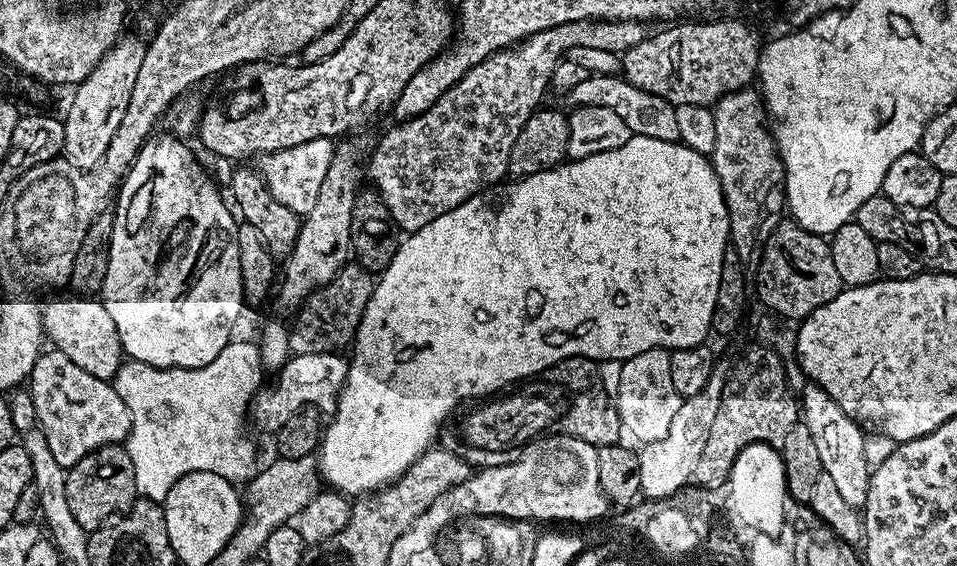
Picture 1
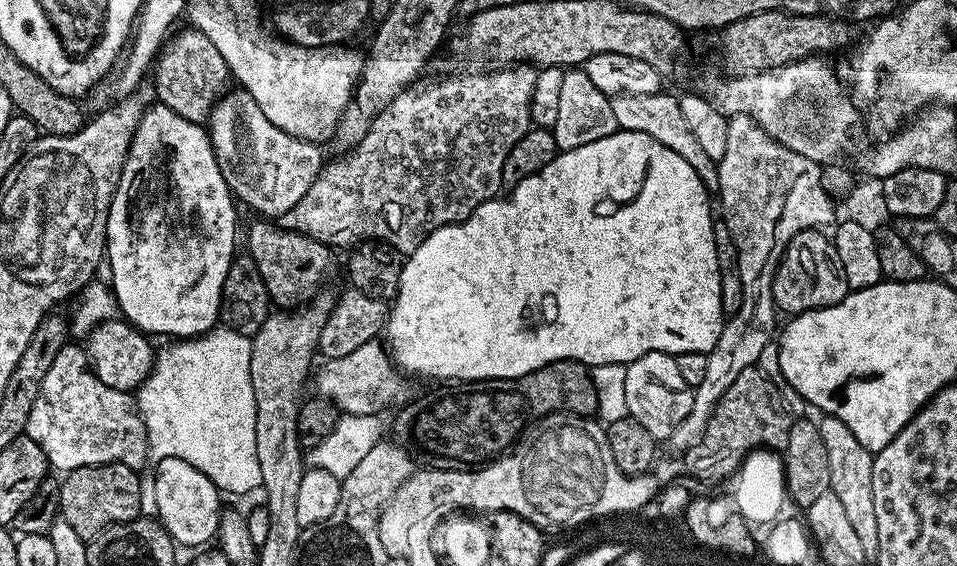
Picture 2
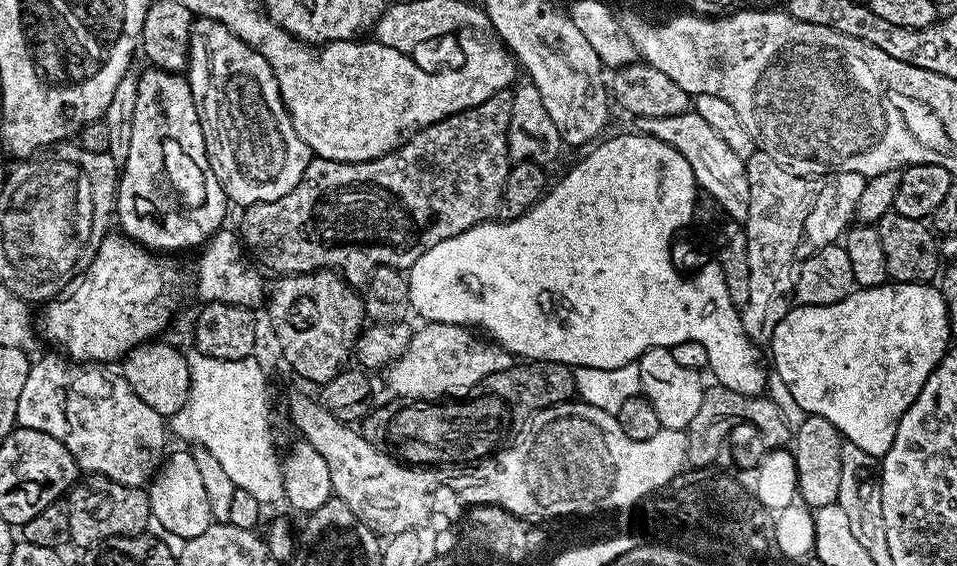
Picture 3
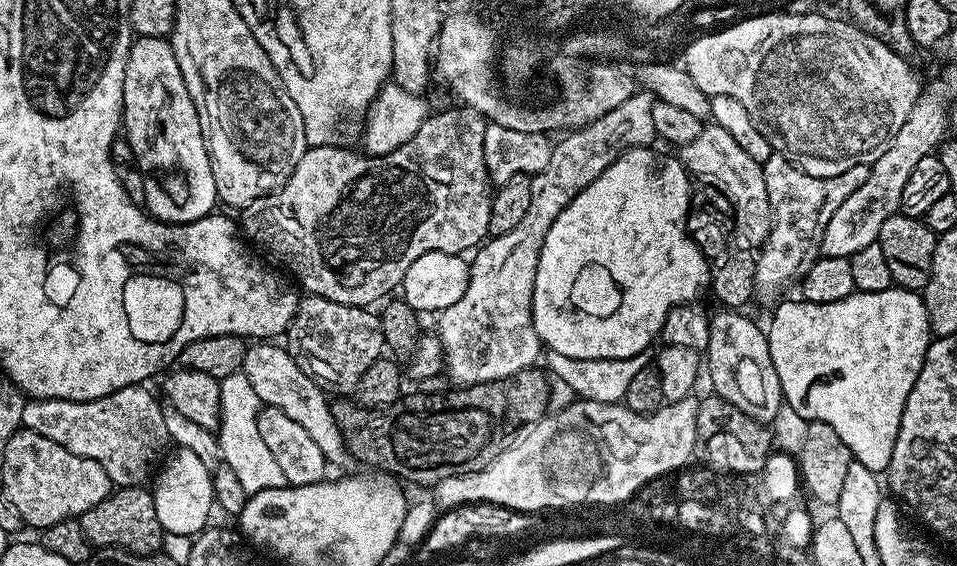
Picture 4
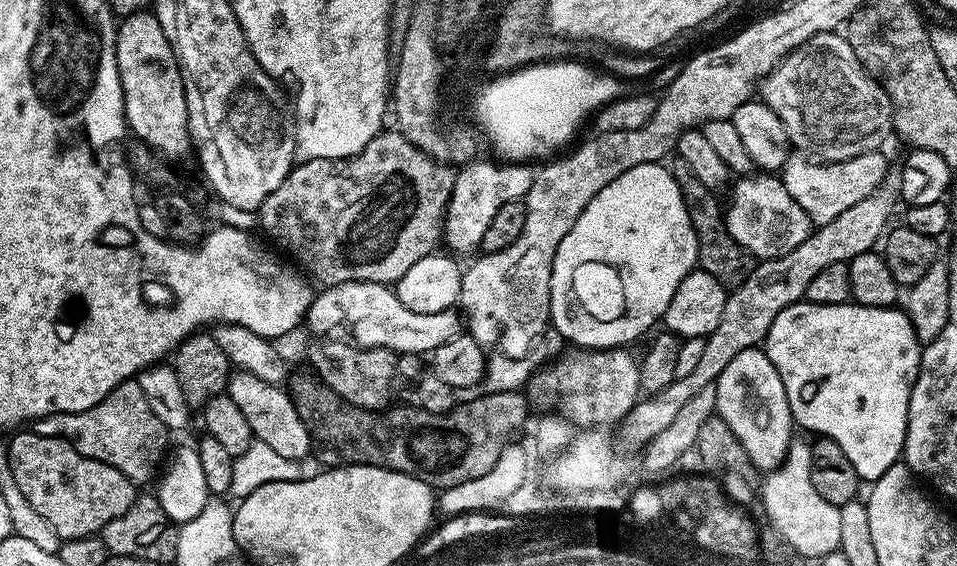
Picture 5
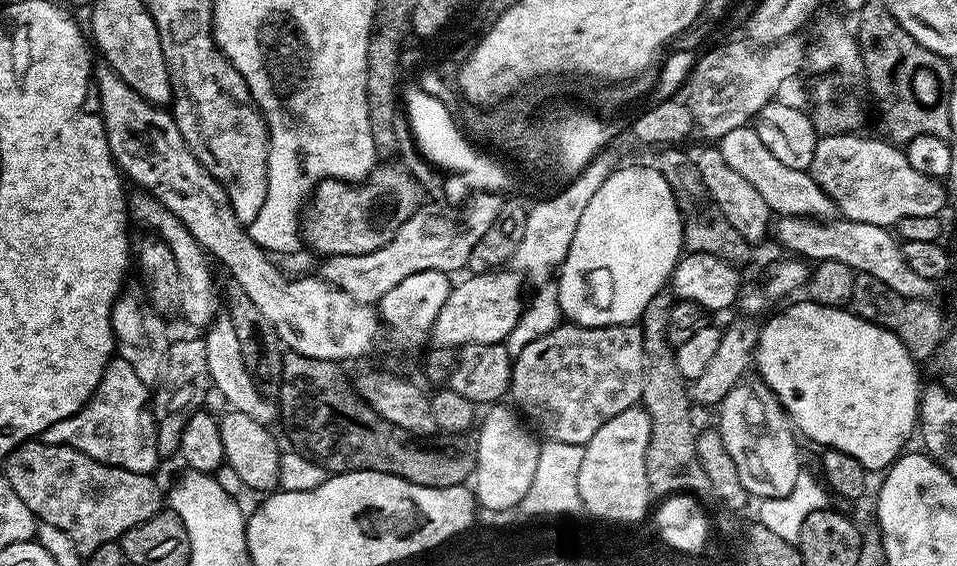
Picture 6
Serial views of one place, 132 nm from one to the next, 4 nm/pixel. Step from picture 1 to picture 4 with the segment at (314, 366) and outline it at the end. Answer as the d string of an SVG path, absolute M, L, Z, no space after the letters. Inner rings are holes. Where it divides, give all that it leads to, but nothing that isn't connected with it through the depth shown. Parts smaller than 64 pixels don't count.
M637 90L632 97L627 98L622 106L617 106L608 114L603 114L597 121L590 122L588 125L583 125L578 129L569 131L567 134L561 135L552 145L552 153L550 154L550 162L546 162L546 170L542 170L538 175L532 177L532 185L530 186L530 207L526 210L526 215L522 217L522 222L518 222L518 226L514 226L514 230L510 230L510 234L502 234L501 236L491 237L471 257L470 267L468 269L468 285L462 294L462 298L458 298L458 302L454 302L454 306L446 306L439 313L440 328L438 327L438 335L440 345L444 347L444 368L446 375L453 385L467 386L470 384L481 384L482 382L490 382L498 378L506 378L518 374L518 370L526 370L533 367L541 359L542 345L538 338L538 330L534 330L534 322L532 321L532 299L534 298L534 278L538 270L538 258L542 250L542 242L546 238L546 234L550 230L550 226L554 222L554 218L558 218L558 214L562 214L562 210L570 203L578 193L586 186L590 186L590 182L594 182L594 178L598 178L598 174L602 174L606 170L606 166L610 166L616 161L617 155L624 151L625 148L643 148L651 145L657 139L654 128L654 121L651 118L651 108L654 103L654 97L651 93Z

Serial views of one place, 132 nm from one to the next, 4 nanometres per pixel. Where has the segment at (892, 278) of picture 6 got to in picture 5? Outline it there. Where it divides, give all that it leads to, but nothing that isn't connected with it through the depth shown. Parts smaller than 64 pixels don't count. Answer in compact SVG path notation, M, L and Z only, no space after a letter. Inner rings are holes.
M776 174L741 175L730 198L731 206L725 209L725 220L731 237L741 244L757 261L773 260L782 254L790 254L806 238L811 236L814 225L806 210L790 198L783 179Z

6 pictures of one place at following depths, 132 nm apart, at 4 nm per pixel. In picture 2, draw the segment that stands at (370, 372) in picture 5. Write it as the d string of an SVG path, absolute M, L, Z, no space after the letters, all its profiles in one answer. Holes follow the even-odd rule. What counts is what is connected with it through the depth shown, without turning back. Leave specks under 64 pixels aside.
M256 218L249 226L246 252L254 258L254 266L258 266L258 276L266 286L269 301L280 308L297 305L304 298L303 294L310 296L317 291L323 285L334 256L328 245L300 232L291 232L289 228L281 228L279 223L268 218Z

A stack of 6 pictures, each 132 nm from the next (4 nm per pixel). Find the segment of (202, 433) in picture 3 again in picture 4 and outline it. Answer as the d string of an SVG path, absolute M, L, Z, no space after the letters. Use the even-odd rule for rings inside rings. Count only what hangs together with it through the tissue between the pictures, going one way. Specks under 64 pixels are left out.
M243 371L230 374L220 381L220 427L218 439L223 463L238 474L238 482L242 482L242 490L261 492L271 488L283 488L286 485L286 474L270 454L266 442L262 442L262 434L258 434L258 414L262 405L254 389L250 386Z

